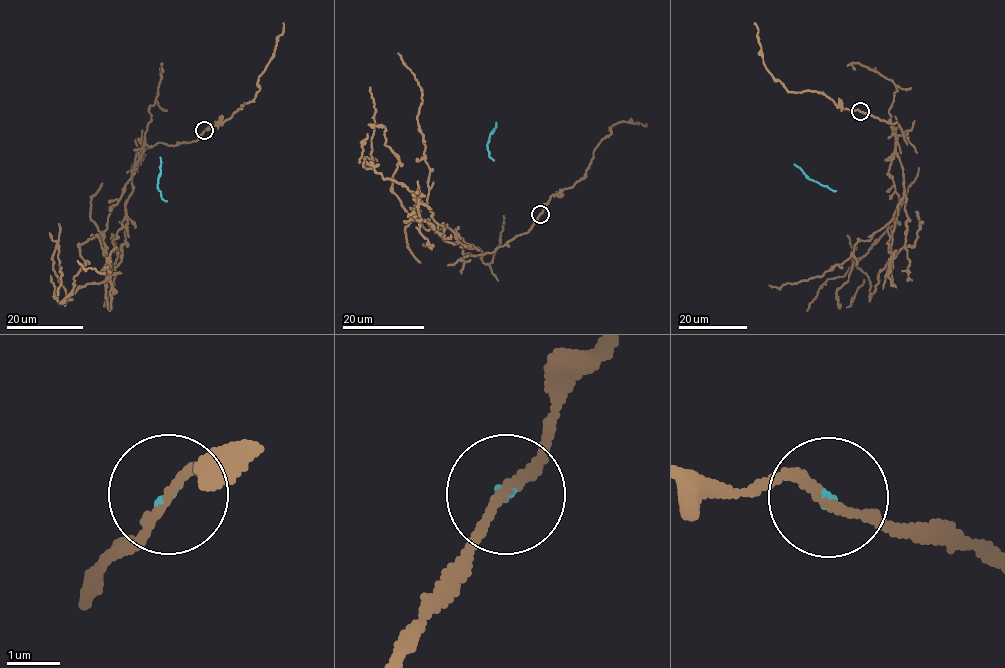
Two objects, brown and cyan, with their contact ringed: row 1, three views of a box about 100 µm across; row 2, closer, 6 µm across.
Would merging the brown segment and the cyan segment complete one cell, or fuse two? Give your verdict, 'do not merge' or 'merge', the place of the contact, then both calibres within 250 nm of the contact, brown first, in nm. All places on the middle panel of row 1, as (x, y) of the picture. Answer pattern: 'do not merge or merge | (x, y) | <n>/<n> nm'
do not merge | (540, 214) | 160/70 nm

